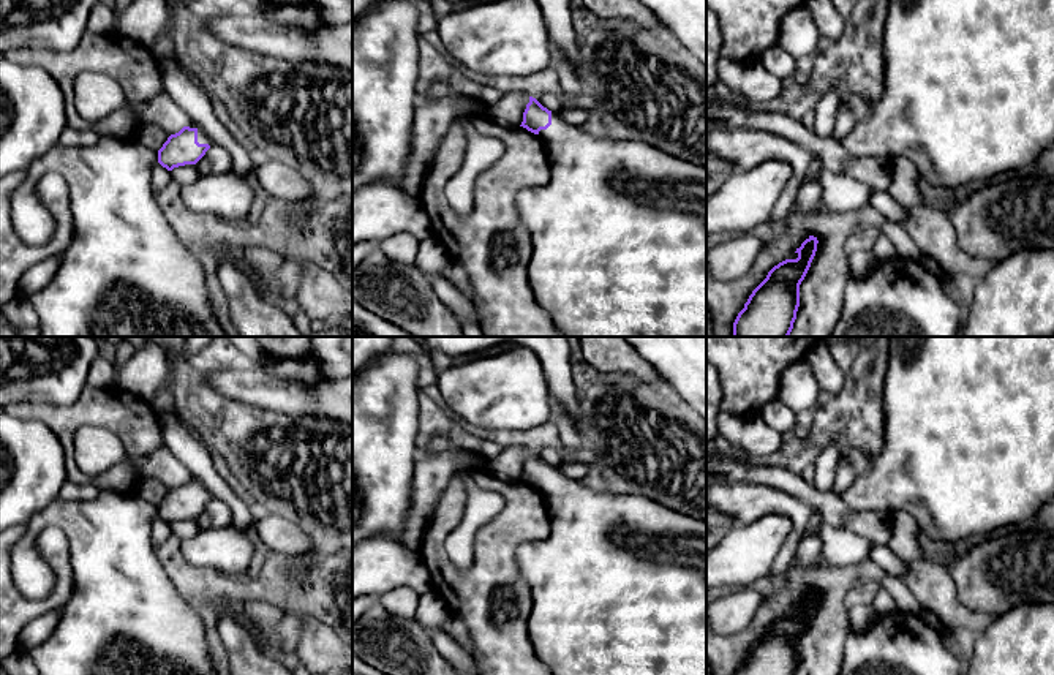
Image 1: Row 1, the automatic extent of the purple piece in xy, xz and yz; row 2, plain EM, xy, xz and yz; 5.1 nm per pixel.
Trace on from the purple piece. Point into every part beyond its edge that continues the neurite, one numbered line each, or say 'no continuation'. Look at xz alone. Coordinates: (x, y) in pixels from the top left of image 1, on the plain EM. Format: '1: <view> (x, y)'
1: xz (618, 587)

